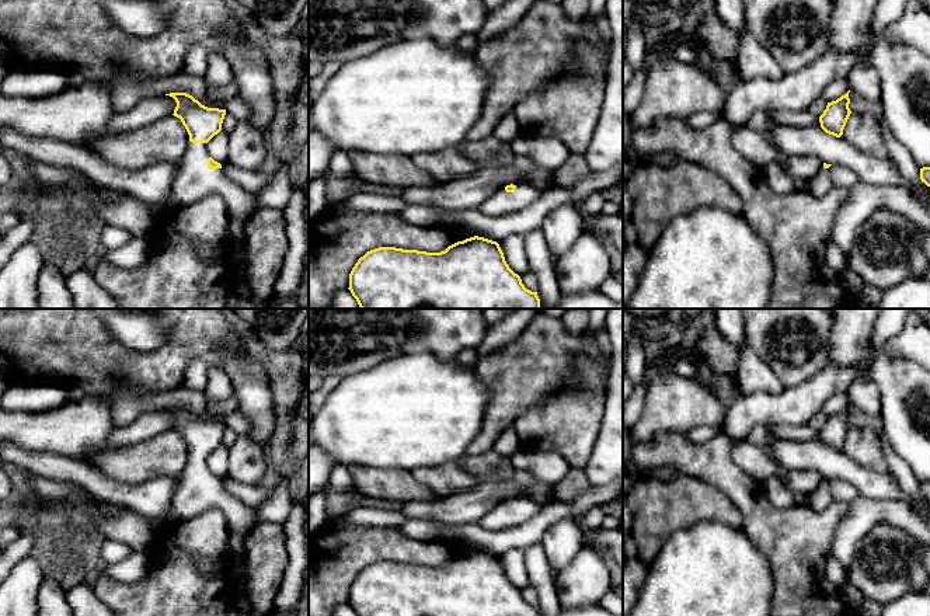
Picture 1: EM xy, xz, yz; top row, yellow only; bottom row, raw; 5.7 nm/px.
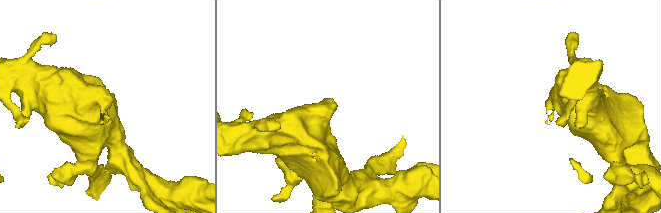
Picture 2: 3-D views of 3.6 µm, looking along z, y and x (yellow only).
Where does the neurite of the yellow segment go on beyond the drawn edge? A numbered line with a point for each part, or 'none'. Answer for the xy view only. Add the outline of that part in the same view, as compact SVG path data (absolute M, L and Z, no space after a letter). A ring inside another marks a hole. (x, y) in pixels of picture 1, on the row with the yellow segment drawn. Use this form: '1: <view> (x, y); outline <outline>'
1: xy (194, 180); outline M188 143L164 206L185 206L209 194L217 194L229 215L245 223L255 212L255 195L229 180L222 168L209 170L208 159L206 143Z

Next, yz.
1: yz (821, 184); outline M822 167L812 180L807 181L805 191L816 198L822 198L832 189L832 187L829 168Z

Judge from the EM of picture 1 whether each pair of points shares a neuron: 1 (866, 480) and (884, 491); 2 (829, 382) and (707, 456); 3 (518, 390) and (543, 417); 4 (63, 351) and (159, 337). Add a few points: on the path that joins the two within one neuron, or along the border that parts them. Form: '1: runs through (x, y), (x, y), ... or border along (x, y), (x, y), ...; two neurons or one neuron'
1: runs through (870, 484), (880, 487); one neuron
2: border along (723, 432), (732, 442); two neurons
3: border along (561, 387), (537, 400), (512, 424); two neurons
4: border along (104, 323), (129, 350), (153, 351); two neurons

